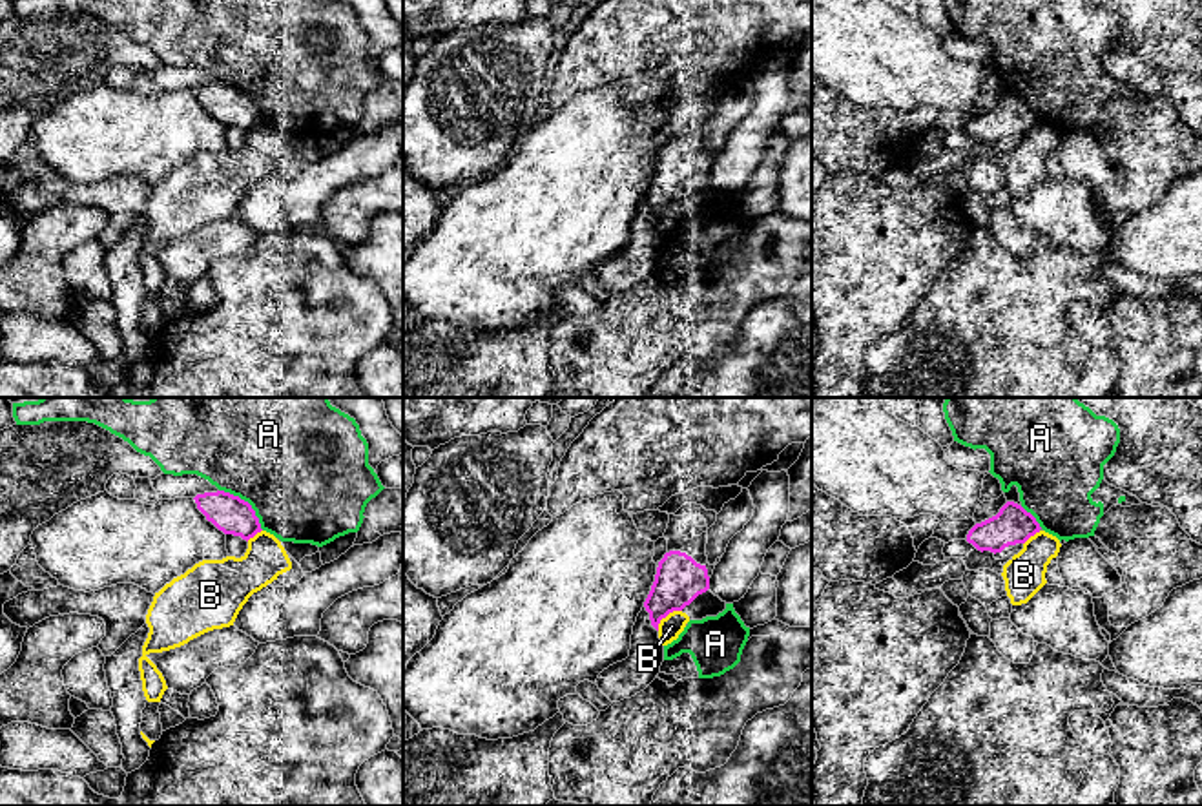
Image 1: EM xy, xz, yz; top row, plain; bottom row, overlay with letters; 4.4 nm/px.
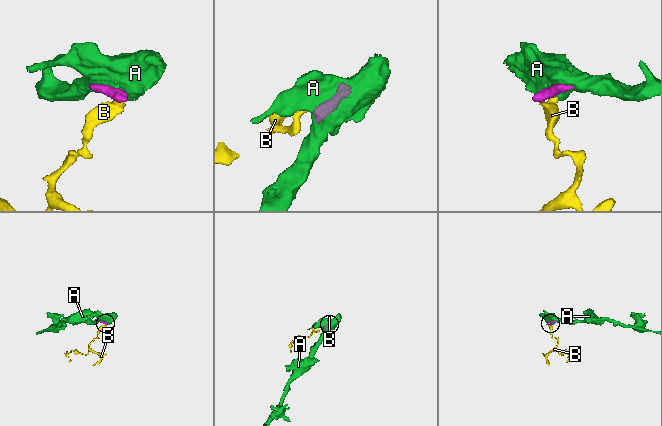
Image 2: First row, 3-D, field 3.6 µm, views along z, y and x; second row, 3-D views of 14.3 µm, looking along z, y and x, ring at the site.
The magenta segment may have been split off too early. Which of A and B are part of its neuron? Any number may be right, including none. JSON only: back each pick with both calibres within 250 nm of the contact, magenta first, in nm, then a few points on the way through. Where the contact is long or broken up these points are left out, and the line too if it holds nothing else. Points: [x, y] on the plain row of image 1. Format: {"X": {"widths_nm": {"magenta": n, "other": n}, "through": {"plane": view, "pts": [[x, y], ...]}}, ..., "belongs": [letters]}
{"belongs": []}

